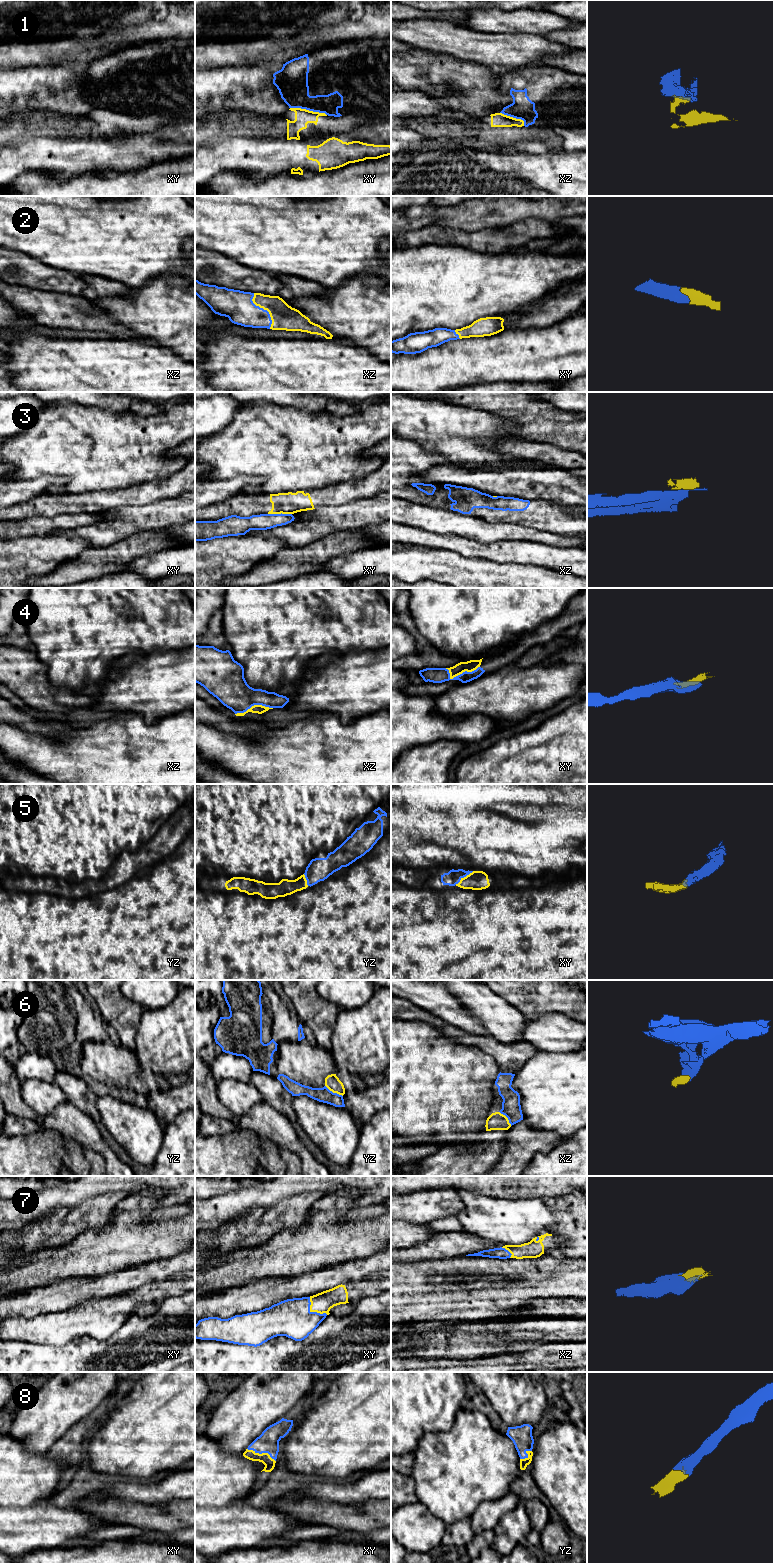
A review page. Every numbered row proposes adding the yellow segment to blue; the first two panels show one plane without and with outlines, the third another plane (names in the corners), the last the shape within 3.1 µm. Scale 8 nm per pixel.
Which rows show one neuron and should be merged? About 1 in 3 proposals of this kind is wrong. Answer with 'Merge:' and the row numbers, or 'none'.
Merge: 2, 4, 5, 7, 8

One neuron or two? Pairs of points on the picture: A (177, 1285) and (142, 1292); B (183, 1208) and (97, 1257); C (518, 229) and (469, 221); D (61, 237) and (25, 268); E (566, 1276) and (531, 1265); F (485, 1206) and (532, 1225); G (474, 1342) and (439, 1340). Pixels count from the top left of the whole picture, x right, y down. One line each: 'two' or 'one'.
A: one
B: two
C: two
D: two
E: one
F: one
G: one

